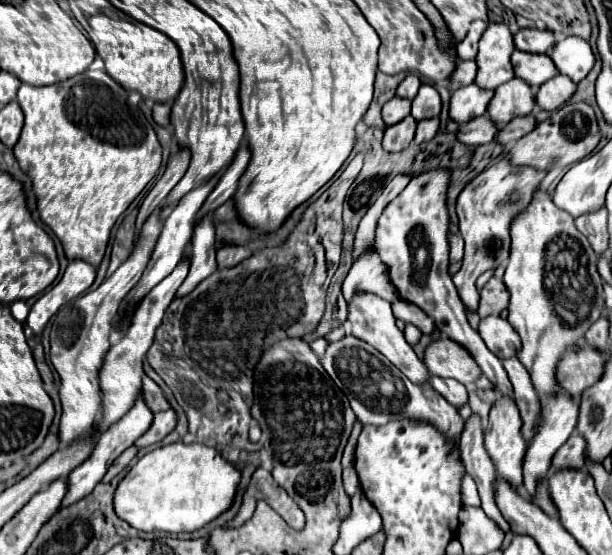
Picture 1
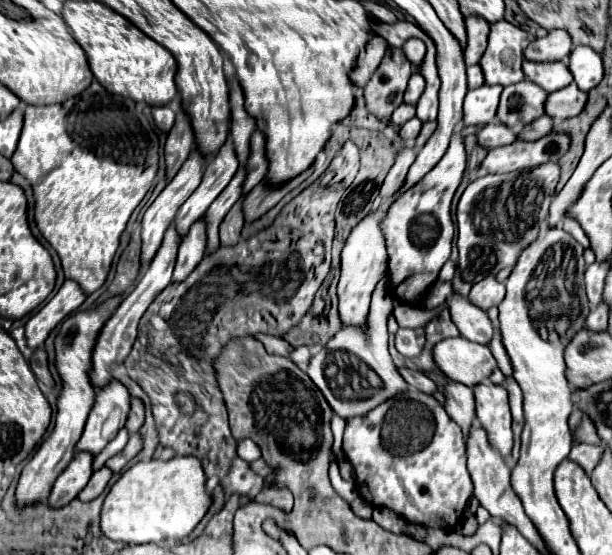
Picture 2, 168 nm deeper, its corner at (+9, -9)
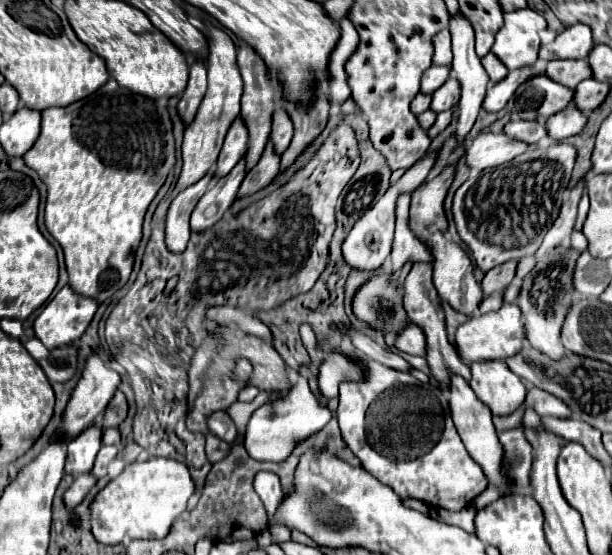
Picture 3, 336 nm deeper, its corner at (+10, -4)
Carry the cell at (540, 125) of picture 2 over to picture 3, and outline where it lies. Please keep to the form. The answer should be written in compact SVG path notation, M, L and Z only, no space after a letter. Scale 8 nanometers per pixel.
M567 108L565 112L557 112L557 116L551 116L545 124L549 136L557 140L565 140L571 136L581 134L581 130L587 124L587 116L579 108Z

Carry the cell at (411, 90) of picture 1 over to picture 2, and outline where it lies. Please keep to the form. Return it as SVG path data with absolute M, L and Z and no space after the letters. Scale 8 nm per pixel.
M412 73L406 93L404 93L404 103L414 105L414 101L418 101L418 97L422 95L422 89L424 89L424 79L418 73Z

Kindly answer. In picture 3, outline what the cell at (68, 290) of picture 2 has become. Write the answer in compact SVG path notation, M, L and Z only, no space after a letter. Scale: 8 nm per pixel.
M65 286L35 318L35 334L49 350L67 346L85 334L97 308L93 298L77 296Z

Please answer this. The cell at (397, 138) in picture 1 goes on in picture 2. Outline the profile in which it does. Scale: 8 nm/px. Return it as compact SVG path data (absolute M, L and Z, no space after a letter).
M414 117L414 119L410 119L410 121L406 121L402 127L400 127L400 131L398 131L398 139L400 141L406 141L408 145L412 145L414 143L414 139L418 137L418 129L422 127L422 123Z

